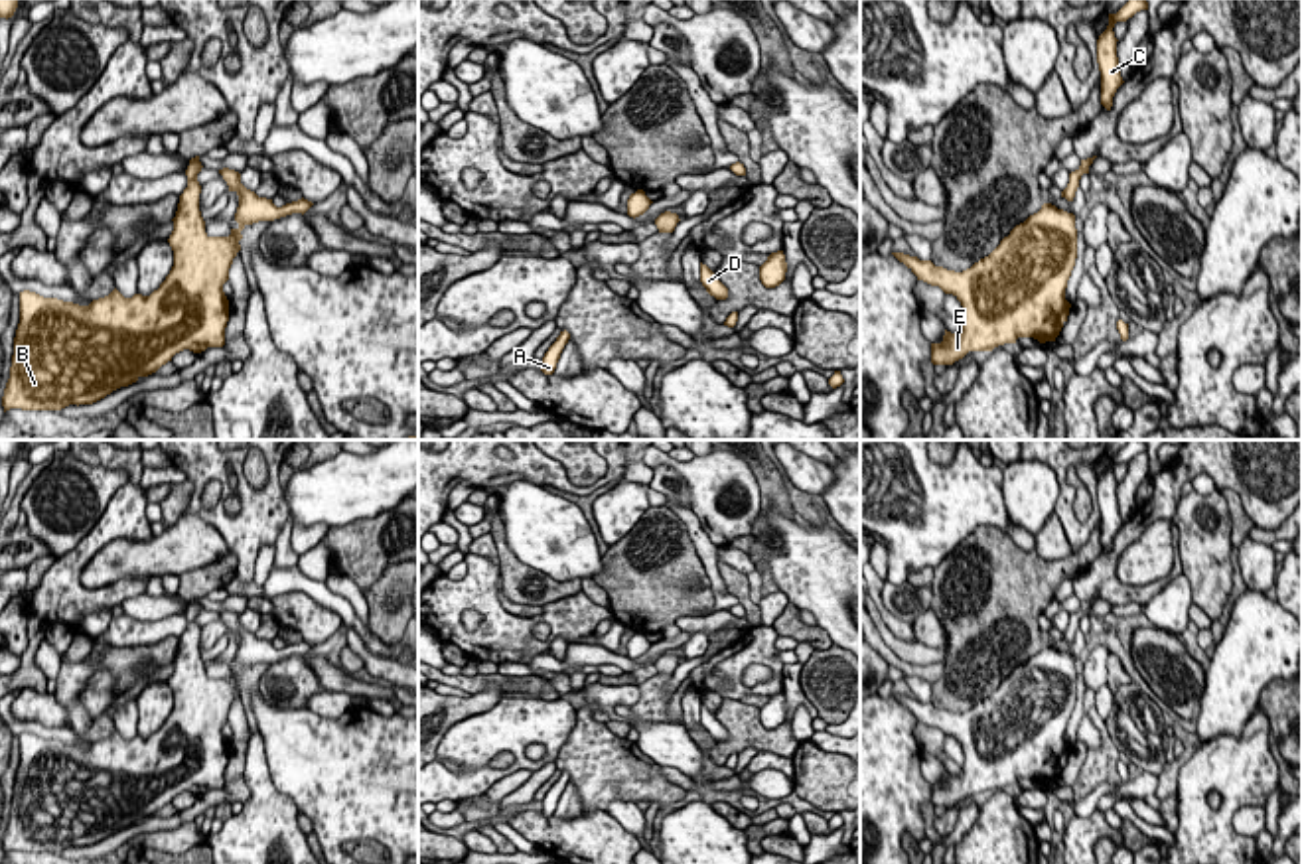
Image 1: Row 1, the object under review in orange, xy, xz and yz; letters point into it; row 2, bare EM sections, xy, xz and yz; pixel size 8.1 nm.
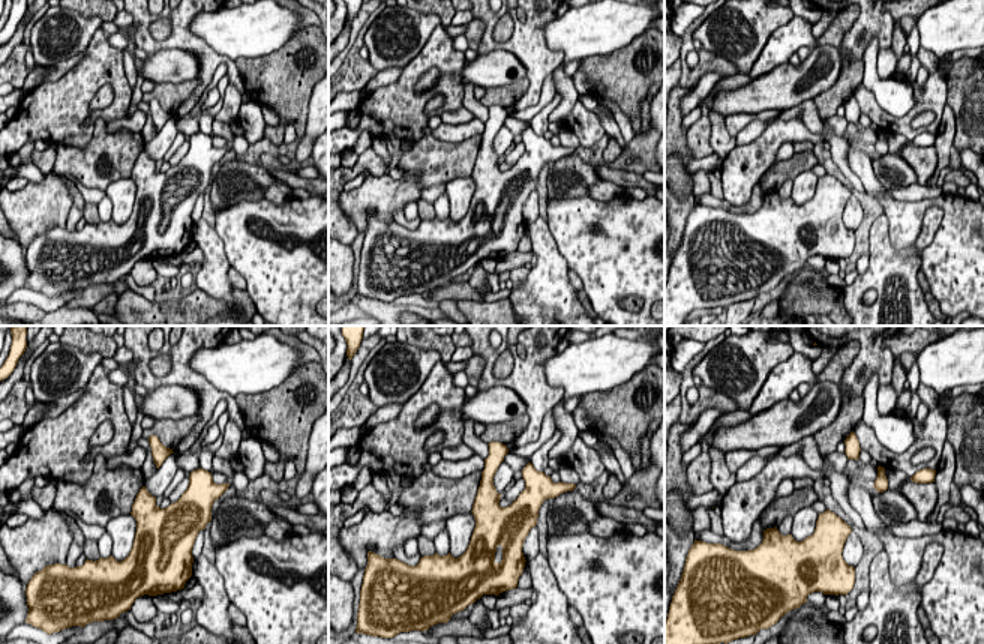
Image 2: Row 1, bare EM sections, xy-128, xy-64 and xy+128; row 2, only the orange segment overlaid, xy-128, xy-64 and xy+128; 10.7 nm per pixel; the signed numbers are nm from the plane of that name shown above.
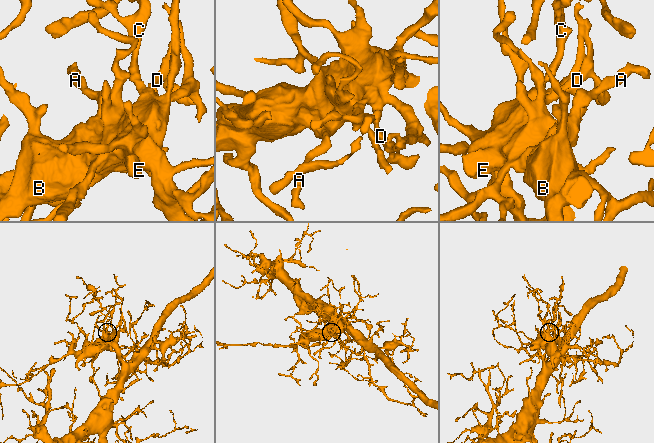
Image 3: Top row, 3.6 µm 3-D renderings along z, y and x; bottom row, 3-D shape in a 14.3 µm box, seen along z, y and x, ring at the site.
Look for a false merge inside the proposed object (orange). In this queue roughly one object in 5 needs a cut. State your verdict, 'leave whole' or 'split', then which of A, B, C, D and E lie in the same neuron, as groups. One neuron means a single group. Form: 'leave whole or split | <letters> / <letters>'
leave whole | A B C D E

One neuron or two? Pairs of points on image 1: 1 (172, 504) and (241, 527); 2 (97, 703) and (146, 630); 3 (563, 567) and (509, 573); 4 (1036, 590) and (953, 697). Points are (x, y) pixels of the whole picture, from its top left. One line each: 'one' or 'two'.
1: two
2: two
3: two
4: one

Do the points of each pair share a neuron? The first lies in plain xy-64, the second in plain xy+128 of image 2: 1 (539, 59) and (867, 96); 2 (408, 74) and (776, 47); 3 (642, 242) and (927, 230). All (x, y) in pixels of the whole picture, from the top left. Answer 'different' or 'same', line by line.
1: different
2: same
3: different

